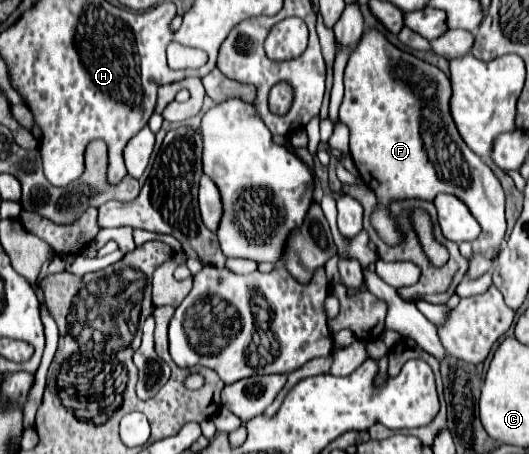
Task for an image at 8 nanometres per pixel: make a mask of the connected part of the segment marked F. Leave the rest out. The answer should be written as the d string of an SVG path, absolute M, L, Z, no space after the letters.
M371 28L371 30L367 30L367 32L361 36L357 48L353 50L353 54L351 54L351 58L349 58L349 62L347 62L347 68L345 68L345 98L343 98L343 104L341 104L341 110L339 110L339 118L341 118L341 122L343 122L343 124L349 128L349 132L351 132L351 140L349 140L351 146L349 146L349 148L351 148L351 156L353 156L353 160L355 160L355 166L357 166L357 170L359 170L359 174L361 174L361 180L363 180L363 182L377 194L377 198L379 198L379 208L373 212L371 222L373 222L373 226L377 228L379 236L381 236L387 244L399 242L399 232L395 230L393 220L387 216L387 204L389 204L391 200L397 200L397 198L423 198L423 200L433 200L439 192L445 192L445 194L453 194L453 196L461 198L461 200L469 206L471 214L473 214L473 216L477 218L477 222L481 224L481 234L479 234L477 240L473 240L473 252L475 252L475 254L487 254L491 248L497 248L497 246L503 242L503 236L505 236L505 196L503 196L501 182L495 178L495 174L491 172L491 168L489 168L473 150L469 150L469 146L463 142L463 138L461 138L461 134L459 134L459 130L457 130L457 126L455 126L455 122L453 122L453 118L451 118L451 104L449 104L449 102L451 102L451 82L449 82L449 78L447 78L437 66L431 66L429 62L419 60L417 56L399 50L399 48L393 46L377 28Z

